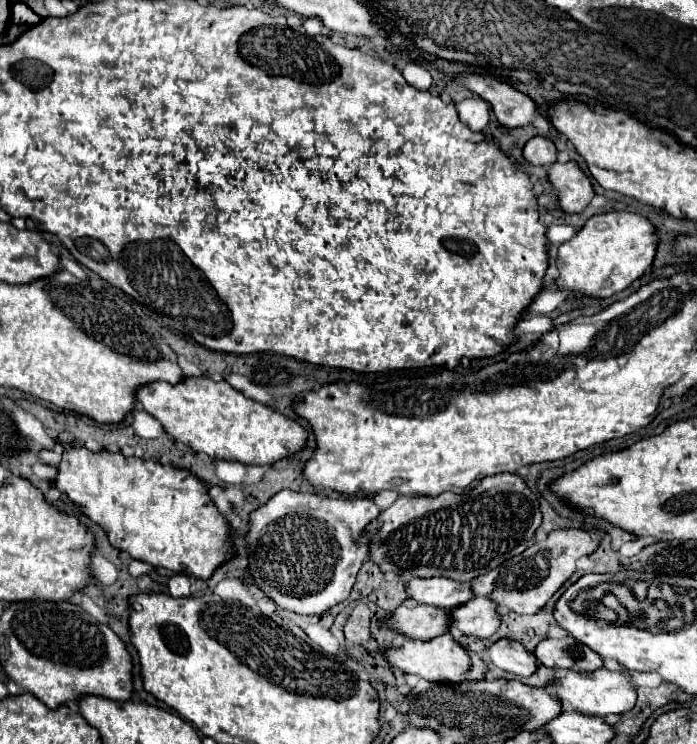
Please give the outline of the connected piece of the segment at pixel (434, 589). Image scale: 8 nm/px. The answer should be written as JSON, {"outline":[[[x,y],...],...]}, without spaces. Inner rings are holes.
{"outline":[[[443,577],[413,579],[407,585],[407,593],[417,603],[427,603],[443,609],[457,609],[463,603],[467,603],[471,597],[475,597],[469,583],[459,583]]]}

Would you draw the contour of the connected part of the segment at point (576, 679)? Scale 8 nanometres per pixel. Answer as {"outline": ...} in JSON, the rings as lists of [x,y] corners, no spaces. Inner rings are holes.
{"outline":[[[599,669],[595,673],[567,671],[563,679],[555,679],[551,683],[551,689],[557,691],[557,697],[565,709],[569,711],[575,709],[579,713],[597,715],[597,717],[605,717],[611,713],[619,713],[619,715],[627,713],[635,707],[635,701],[637,701],[637,687],[629,681],[629,677],[625,673],[617,673],[609,669]]]}

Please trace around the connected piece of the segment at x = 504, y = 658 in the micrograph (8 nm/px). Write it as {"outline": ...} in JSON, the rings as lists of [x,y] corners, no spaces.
{"outline":[[[499,639],[489,647],[489,657],[493,665],[519,677],[529,677],[537,671],[537,657],[527,651],[519,641]]]}

